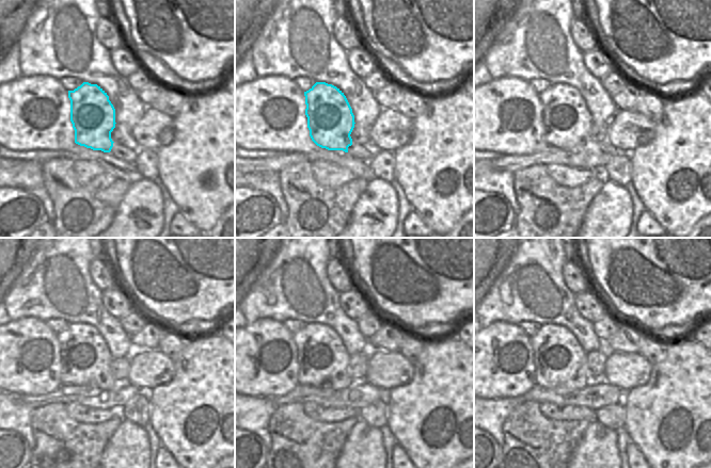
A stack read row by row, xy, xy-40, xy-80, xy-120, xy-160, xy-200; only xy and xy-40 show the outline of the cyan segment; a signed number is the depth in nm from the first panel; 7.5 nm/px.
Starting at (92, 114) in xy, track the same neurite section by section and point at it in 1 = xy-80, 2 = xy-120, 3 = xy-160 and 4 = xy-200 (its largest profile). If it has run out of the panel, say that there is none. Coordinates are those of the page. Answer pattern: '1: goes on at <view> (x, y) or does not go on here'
1: goes on at xy-80 (567, 120)
2: goes on at xy-120 (87, 361)
3: goes on at xy-160 (322, 358)
4: goes on at xy-200 (559, 361)

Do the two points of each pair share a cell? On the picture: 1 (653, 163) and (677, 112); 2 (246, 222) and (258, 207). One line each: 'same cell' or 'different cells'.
1: same cell
2: same cell

